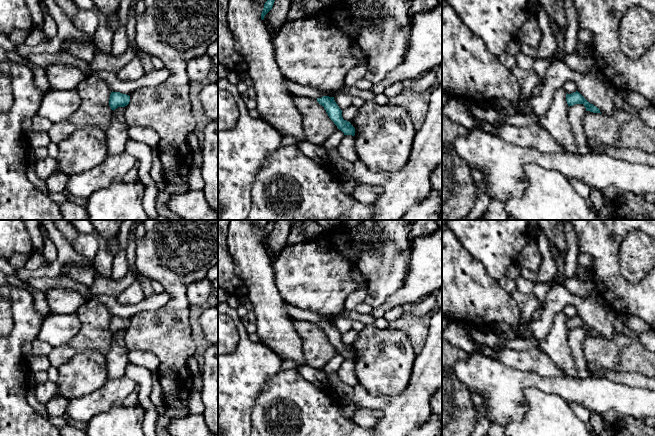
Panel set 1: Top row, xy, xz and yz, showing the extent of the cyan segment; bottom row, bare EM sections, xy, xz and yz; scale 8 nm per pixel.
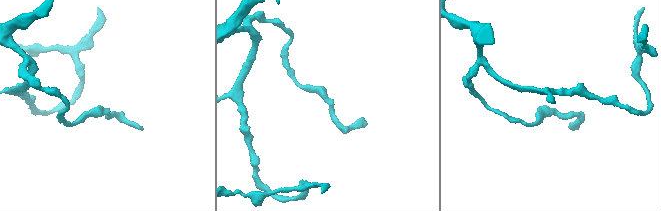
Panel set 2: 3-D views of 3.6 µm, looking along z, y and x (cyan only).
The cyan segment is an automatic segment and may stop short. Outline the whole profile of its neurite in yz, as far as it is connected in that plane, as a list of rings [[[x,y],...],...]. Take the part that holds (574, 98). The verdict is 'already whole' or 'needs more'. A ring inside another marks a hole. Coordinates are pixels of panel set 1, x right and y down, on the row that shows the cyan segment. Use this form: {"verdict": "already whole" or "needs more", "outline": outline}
{"verdict": "already whole", "outline": [[[578,91],[571,93],[571,94],[567,93],[566,101],[569,107],[575,104],[583,104],[586,108],[586,111],[601,114],[599,108],[589,103]]]}

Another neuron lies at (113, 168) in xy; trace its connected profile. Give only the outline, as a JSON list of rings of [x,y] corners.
[[[125,151],[108,155],[92,169],[68,176],[65,191],[73,196],[88,199],[94,192],[115,181],[121,181],[136,161],[134,156]]]

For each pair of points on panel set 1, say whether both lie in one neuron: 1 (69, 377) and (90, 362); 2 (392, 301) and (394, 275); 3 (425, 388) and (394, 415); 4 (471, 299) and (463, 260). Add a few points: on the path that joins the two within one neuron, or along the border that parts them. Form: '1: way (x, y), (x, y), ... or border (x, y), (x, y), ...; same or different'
1: way (74, 377), (85, 367); same
2: border (404, 282), (383, 303); different
3: way (417, 396), (402, 411); same
4: way (466, 289), (466, 272), (464, 270); same

